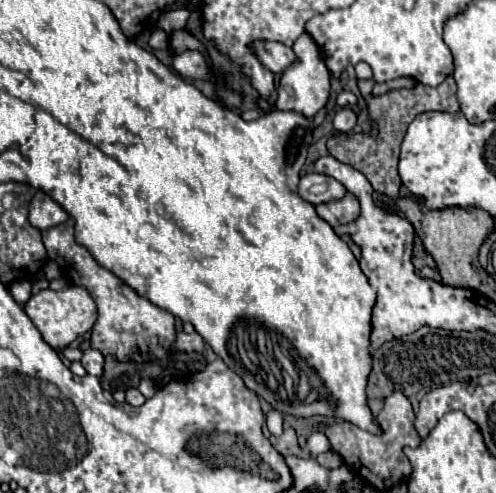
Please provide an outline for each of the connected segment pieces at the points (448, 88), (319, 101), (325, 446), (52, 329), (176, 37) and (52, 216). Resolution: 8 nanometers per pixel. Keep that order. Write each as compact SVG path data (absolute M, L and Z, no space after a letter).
M448 77L442 85L438 85L436 89L426 87L422 83L416 83L416 87L412 89L394 89L388 91L384 95L372 95L368 89L368 81L360 81L360 93L368 105L368 115L370 119L376 123L378 127L378 137L376 137L376 147L364 147L362 151L350 147L350 145L332 145L332 137L328 139L328 153L332 157L336 157L340 163L346 163L354 169L358 169L360 173L364 173L368 177L368 181L372 183L374 191L390 197L390 199L398 199L400 197L400 177L396 171L398 165L398 155L400 155L400 143L404 139L404 133L410 125L410 121L424 111L458 111L458 99L456 99L456 81L452 77Z
M300 35L298 41L294 43L294 53L298 57L298 61L284 71L280 85L278 85L278 99L276 99L276 109L280 111L296 111L300 115L308 115L314 117L322 107L326 107L328 103L328 95L330 95L330 71L320 55L320 47L318 43L308 35Z
M312 433L308 439L306 439L306 447L312 455L318 455L318 453L324 453L324 451L330 451L330 443L326 439L324 433Z
M68 287L62 291L42 289L24 303L24 311L52 349L68 347L76 337L88 333L96 321L96 303L84 287Z
M186 29L174 31L170 35L170 49L172 49L172 53L182 53L186 49L198 49L198 47L200 47L200 43Z
M38 191L28 207L28 221L32 227L44 231L50 227L56 227L60 223L64 223L68 219L68 213L52 199L48 197L44 191Z

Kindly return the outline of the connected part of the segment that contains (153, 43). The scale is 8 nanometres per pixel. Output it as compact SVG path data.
M156 27L156 29L152 31L152 37L150 37L148 45L150 45L152 49L168 49L168 35L166 35L166 31L160 29L160 27Z

